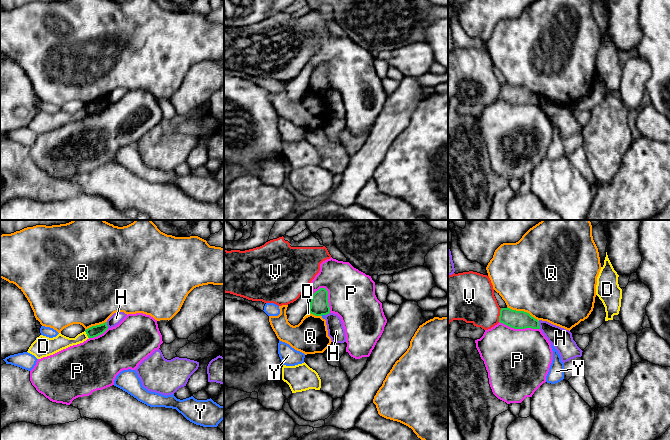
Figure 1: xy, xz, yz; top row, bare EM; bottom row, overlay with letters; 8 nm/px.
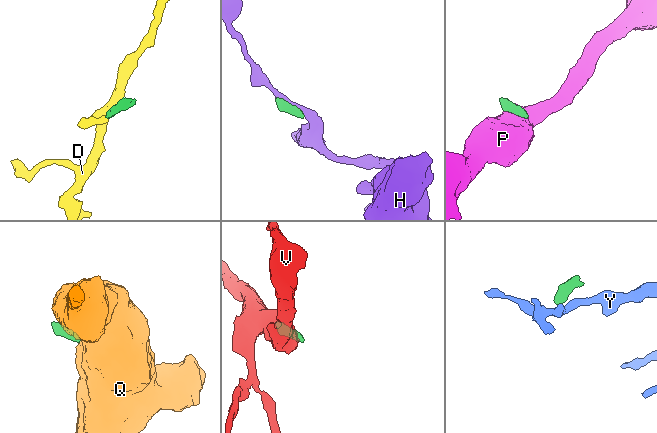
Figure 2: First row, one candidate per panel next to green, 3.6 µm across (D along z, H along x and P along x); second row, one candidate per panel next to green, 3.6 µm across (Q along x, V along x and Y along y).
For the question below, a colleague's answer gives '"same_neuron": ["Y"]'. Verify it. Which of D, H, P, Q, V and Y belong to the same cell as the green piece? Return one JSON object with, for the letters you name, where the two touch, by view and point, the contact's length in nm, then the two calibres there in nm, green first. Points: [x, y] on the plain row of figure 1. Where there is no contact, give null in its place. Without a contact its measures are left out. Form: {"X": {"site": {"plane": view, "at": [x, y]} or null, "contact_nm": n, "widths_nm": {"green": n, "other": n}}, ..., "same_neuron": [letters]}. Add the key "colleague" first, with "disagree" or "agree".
{"colleague": "disagree", "same_neuron": []}

